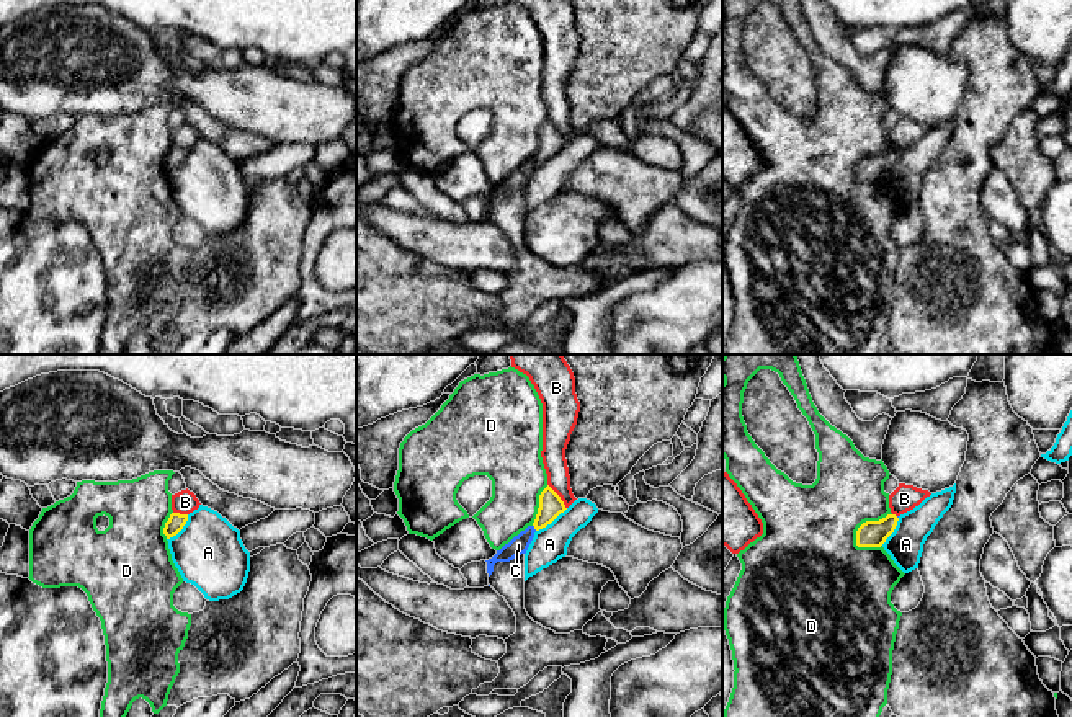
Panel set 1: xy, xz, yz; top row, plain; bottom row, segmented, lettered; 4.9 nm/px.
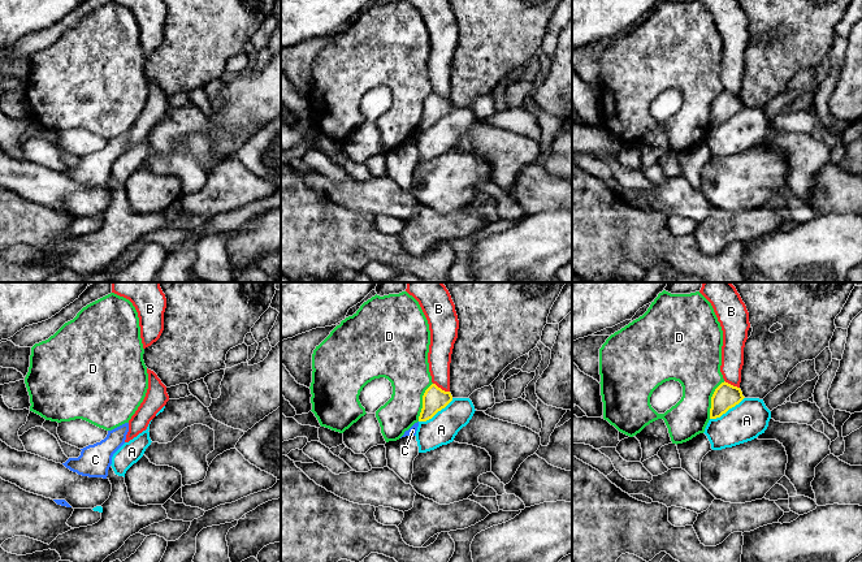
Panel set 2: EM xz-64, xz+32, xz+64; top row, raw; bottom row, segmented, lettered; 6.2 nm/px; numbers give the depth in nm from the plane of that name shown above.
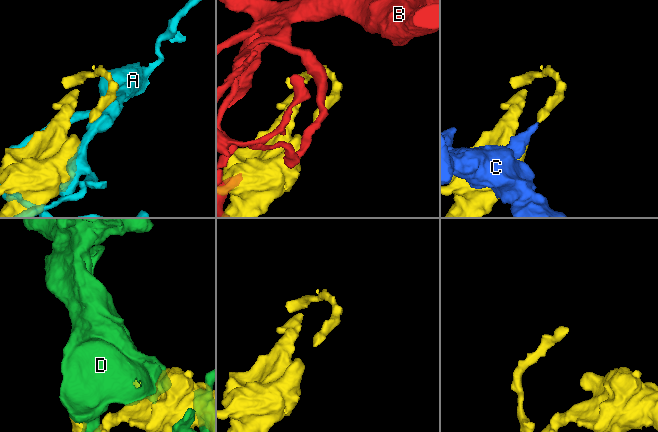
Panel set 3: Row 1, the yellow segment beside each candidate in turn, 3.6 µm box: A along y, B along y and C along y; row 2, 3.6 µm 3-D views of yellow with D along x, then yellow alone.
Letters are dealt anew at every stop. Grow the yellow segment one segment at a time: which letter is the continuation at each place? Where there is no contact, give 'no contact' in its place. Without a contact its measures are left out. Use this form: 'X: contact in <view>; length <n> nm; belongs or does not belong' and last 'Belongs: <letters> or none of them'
A: contact in xz; length 200 nm; does not belong
B: contact in xz; length 160 nm; does not belong
C: contact in xz; length 40 nm; does not belong
D: contact in yz; length 240 nm; does not belong
Belongs: none of them

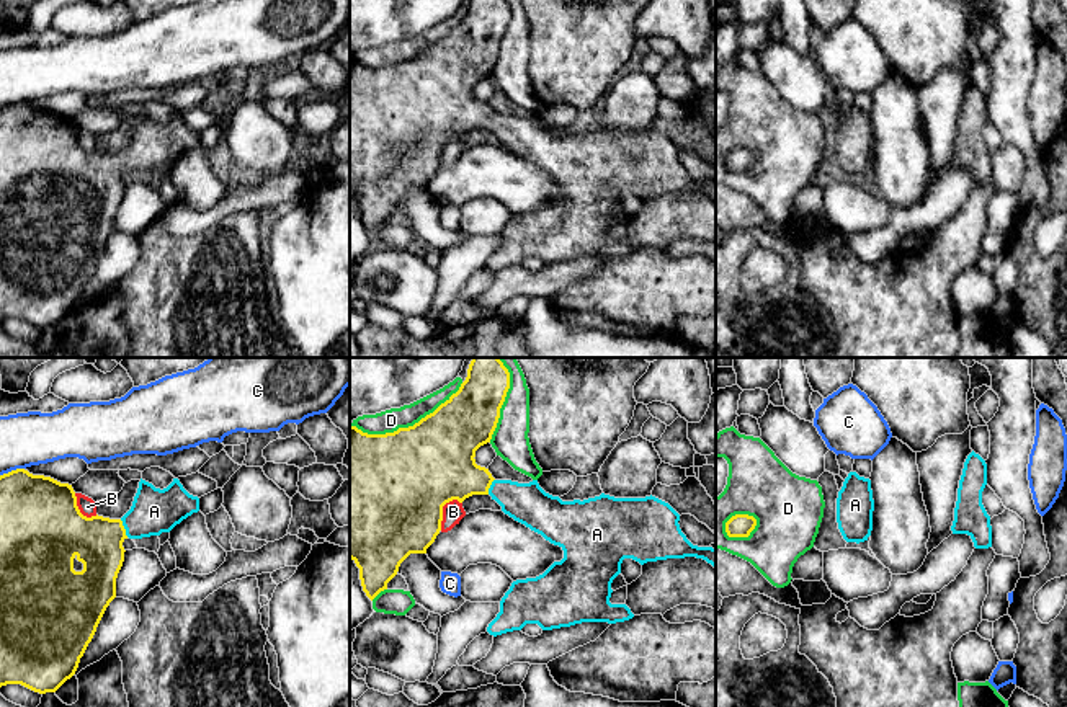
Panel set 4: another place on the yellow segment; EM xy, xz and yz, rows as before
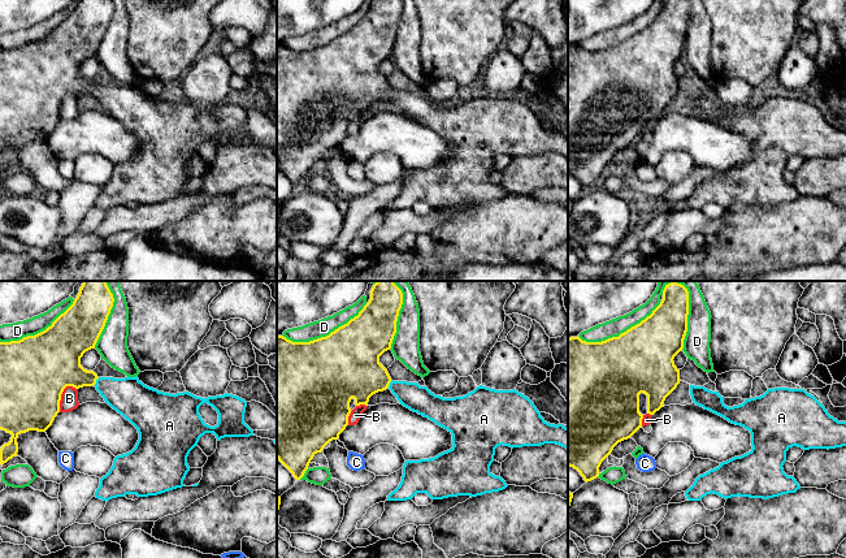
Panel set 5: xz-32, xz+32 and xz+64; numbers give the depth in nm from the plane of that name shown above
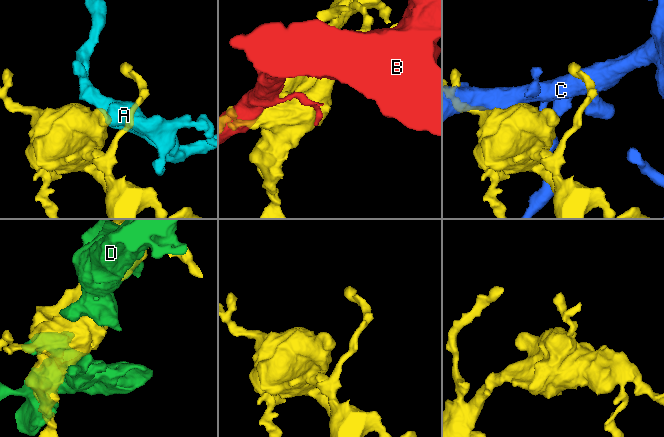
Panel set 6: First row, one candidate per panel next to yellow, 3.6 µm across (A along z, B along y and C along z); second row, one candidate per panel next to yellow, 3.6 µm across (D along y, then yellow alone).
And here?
A: contact in xy; length 100 nm; belongs
B: contact in xz; length 180 nm; does not belong
C: contact in xy; length 130 nm; does not belong
D: contact in xz; length 600 nm; does not belong
Belongs: A

